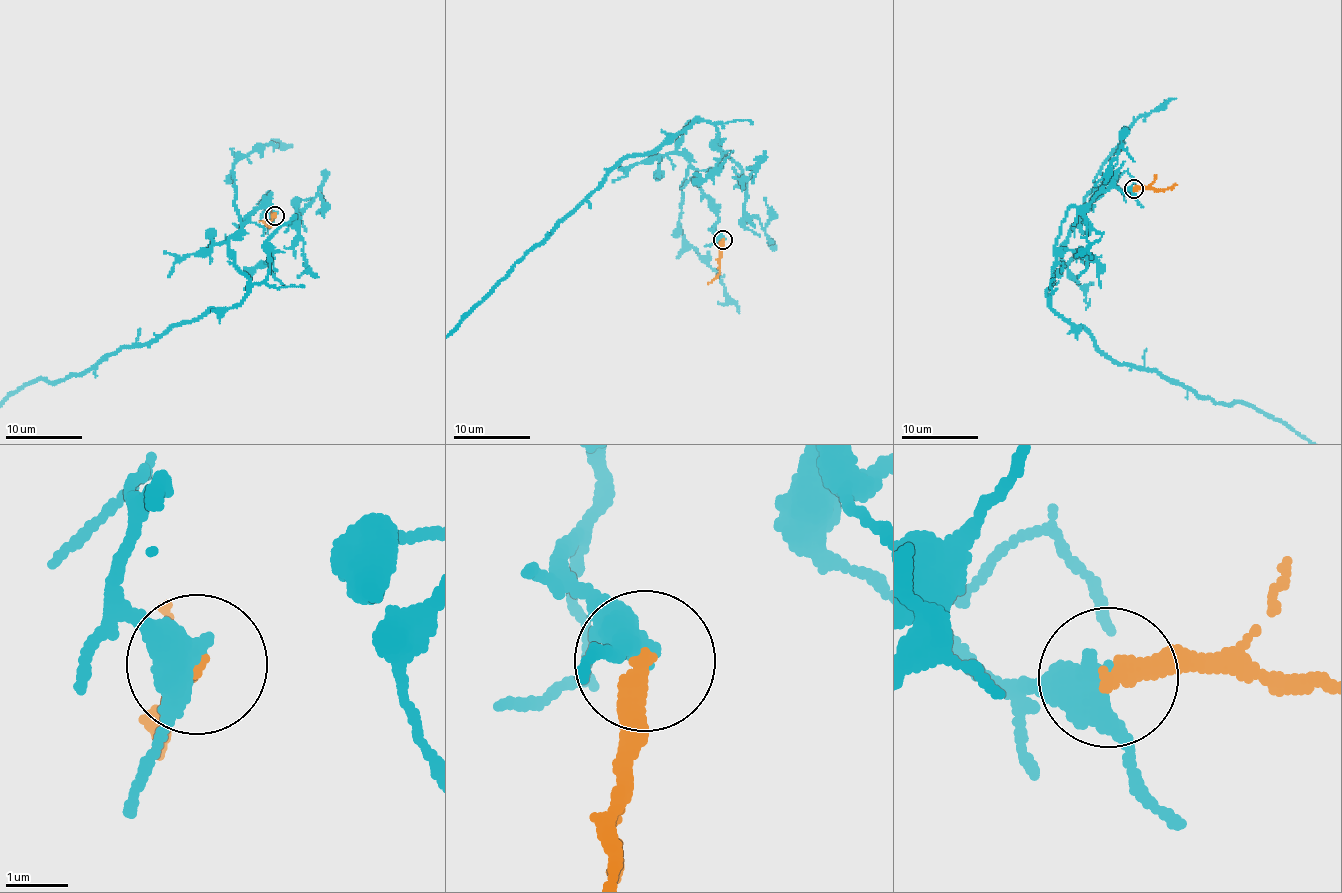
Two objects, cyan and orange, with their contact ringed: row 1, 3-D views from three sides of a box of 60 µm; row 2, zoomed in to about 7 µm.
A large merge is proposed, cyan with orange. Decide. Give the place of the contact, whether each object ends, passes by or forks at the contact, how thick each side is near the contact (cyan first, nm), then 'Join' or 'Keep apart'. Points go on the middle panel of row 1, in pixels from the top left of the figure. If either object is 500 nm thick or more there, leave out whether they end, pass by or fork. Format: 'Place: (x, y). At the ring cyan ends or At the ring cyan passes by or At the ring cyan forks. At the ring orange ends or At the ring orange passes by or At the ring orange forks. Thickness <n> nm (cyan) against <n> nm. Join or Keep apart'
Place: (723, 240). At the ring cyan passes by. At the ring orange ends. Thickness 460 nm (cyan) against 340 nm. Keep apart

